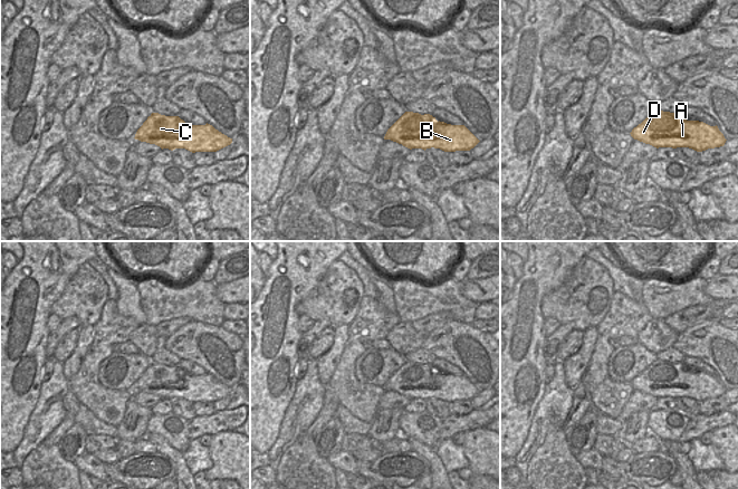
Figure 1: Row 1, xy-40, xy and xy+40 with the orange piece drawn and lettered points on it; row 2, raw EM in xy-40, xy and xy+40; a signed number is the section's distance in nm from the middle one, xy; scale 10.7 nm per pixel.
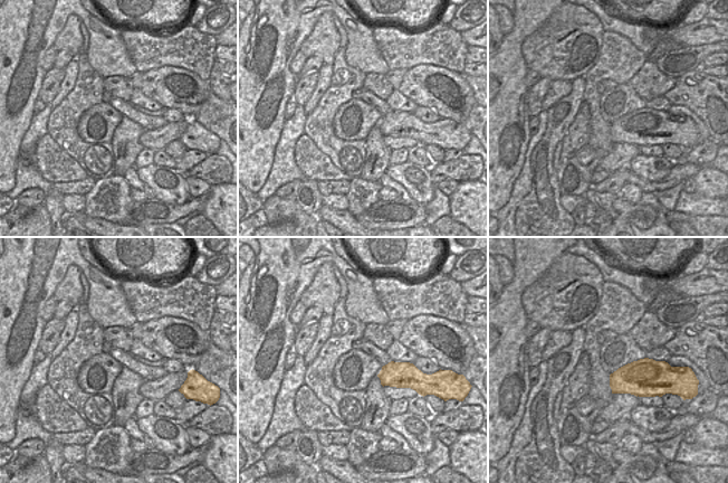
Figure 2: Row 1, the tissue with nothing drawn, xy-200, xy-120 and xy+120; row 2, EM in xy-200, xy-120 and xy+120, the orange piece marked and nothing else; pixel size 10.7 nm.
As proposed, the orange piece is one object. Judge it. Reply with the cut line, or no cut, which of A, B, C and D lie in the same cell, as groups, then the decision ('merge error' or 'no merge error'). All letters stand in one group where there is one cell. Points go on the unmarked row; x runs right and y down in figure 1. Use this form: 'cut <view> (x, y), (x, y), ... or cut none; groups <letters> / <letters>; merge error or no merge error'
cut none; groups A B C D; no merge error

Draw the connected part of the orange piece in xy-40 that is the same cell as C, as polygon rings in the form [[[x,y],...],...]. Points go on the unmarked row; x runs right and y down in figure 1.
[[[152,363],[137,380],[135,390],[171,401],[185,399],[195,402],[217,402],[232,393],[232,389],[212,375],[190,375],[179,366]]]

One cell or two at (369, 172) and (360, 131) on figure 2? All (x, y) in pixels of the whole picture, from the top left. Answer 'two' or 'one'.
two

